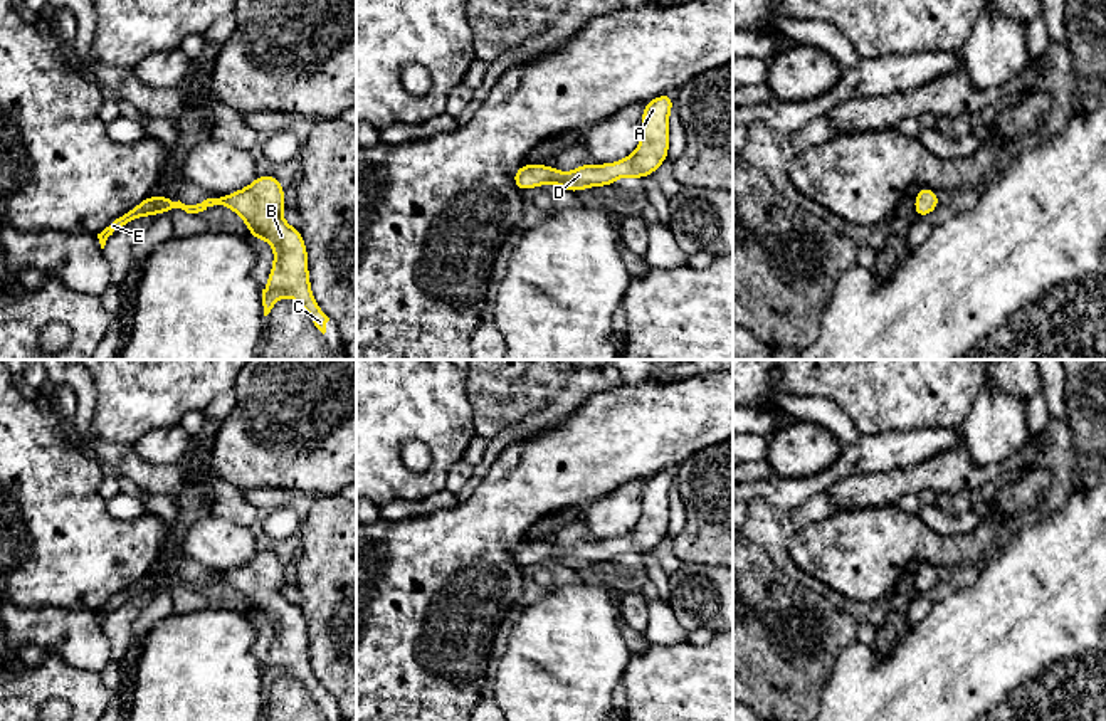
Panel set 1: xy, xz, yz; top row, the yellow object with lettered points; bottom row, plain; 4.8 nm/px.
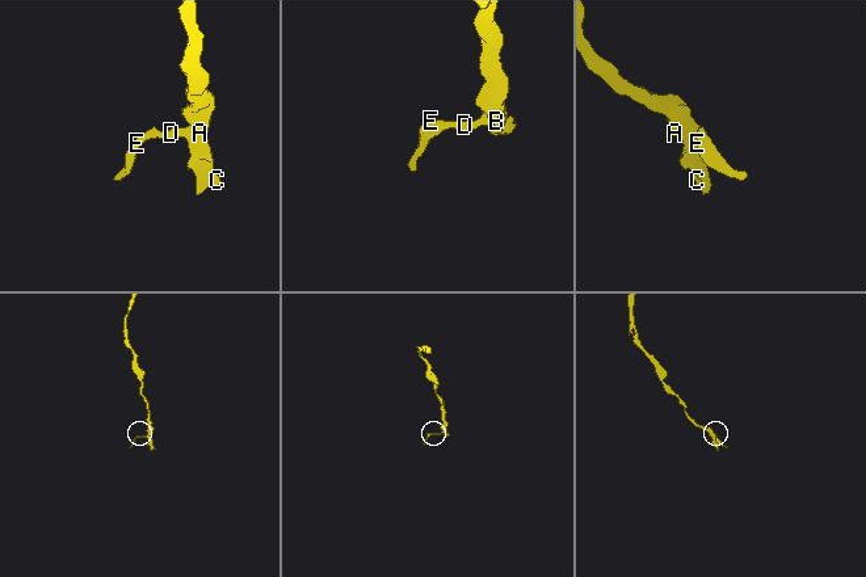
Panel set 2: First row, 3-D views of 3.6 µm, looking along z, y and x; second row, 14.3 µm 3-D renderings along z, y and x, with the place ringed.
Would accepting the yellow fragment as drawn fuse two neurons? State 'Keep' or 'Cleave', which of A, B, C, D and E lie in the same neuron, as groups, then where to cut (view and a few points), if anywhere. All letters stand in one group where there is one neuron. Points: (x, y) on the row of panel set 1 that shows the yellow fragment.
Keep. Groups: A B C D E. No split

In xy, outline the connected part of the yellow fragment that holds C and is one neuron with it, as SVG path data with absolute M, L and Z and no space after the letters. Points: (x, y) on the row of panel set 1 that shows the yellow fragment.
M274 175L255 176L255 180L239 192L225 197L205 195L197 205L185 205L166 197L146 197L141 203L116 217L97 234L101 249L109 235L121 230L140 217L168 213L171 208L182 208L187 213L198 213L215 205L229 207L244 218L254 240L266 239L274 250L274 262L269 272L267 287L262 289L264 316L271 313L279 297L294 299L311 318L313 324L324 334L329 318L319 308L311 292L308 249L299 229L291 227L282 218L284 188Z

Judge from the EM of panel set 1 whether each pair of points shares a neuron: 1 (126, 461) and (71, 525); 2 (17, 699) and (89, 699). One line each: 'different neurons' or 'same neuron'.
1: different neurons
2: same neuron

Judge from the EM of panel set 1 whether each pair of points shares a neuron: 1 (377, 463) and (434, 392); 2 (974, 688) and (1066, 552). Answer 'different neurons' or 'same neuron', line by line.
1: same neuron
2: same neuron

